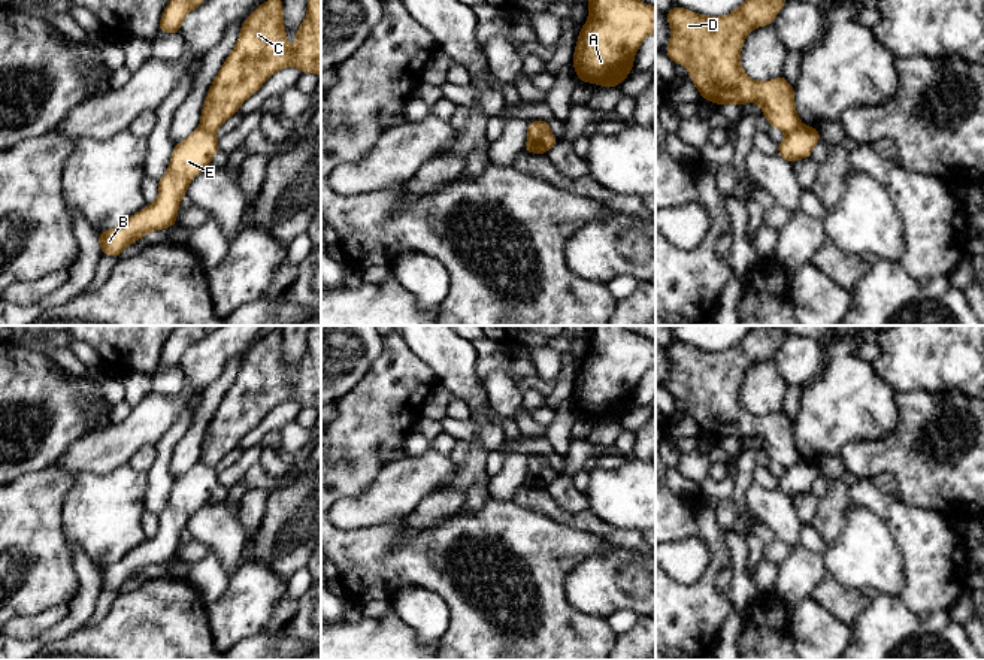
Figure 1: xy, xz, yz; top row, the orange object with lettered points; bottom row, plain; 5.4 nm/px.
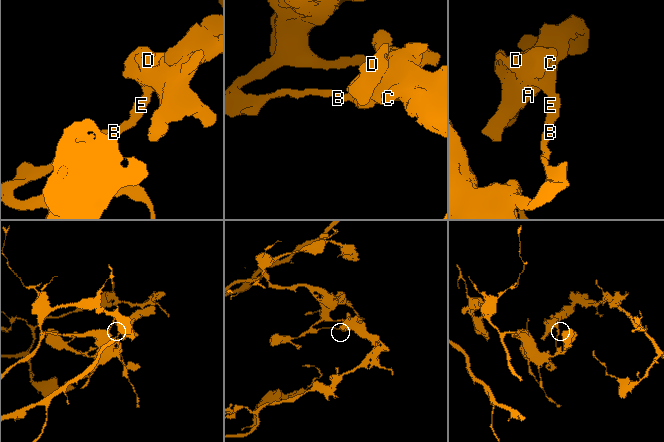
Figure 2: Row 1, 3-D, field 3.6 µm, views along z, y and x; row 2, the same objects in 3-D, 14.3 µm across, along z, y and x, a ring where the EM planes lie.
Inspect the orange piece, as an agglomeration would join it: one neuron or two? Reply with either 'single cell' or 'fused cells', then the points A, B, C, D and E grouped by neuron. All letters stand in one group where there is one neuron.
fused cells; A C D / B E

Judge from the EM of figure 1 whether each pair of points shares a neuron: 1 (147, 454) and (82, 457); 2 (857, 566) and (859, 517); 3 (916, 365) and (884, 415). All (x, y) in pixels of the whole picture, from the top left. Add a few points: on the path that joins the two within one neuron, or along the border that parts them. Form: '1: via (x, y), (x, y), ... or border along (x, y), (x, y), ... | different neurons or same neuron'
1: border along (154, 444), (145, 444), (126, 462) | different neurons
2: via (859, 554), (859, 529) | same neuron
3: border along (871, 363), (893, 390) | different neurons

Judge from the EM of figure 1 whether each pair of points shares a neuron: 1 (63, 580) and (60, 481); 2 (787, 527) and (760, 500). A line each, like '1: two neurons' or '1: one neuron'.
1: one neuron
2: one neuron

